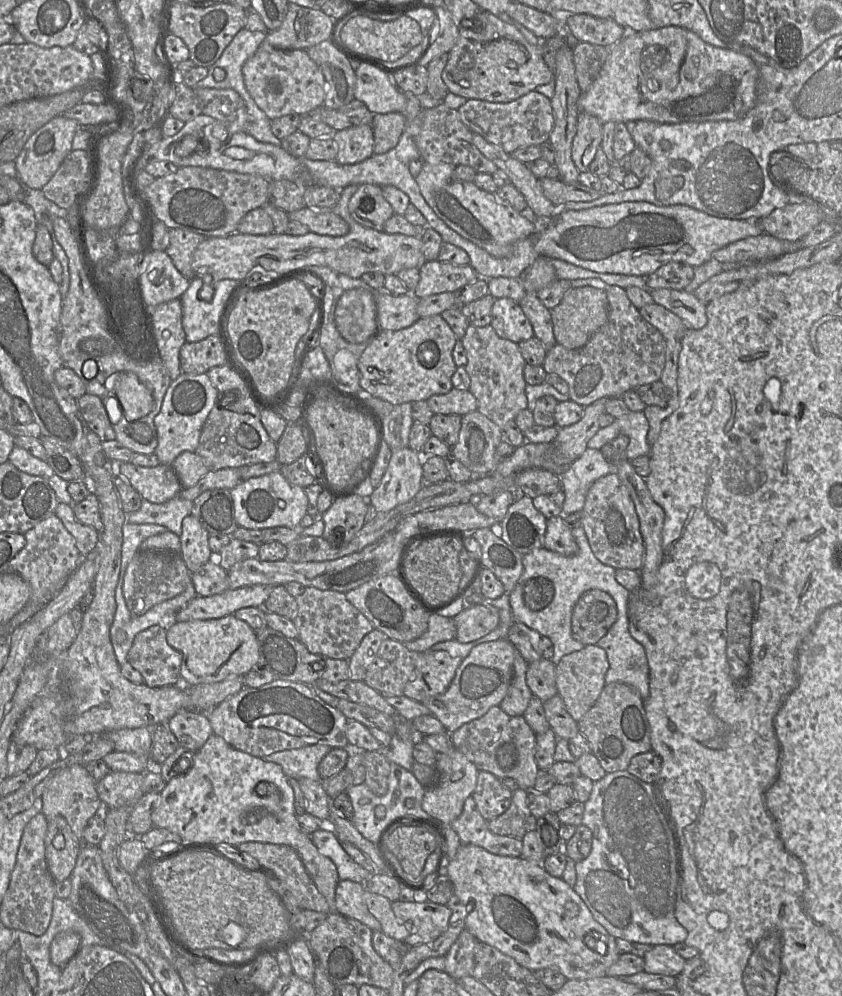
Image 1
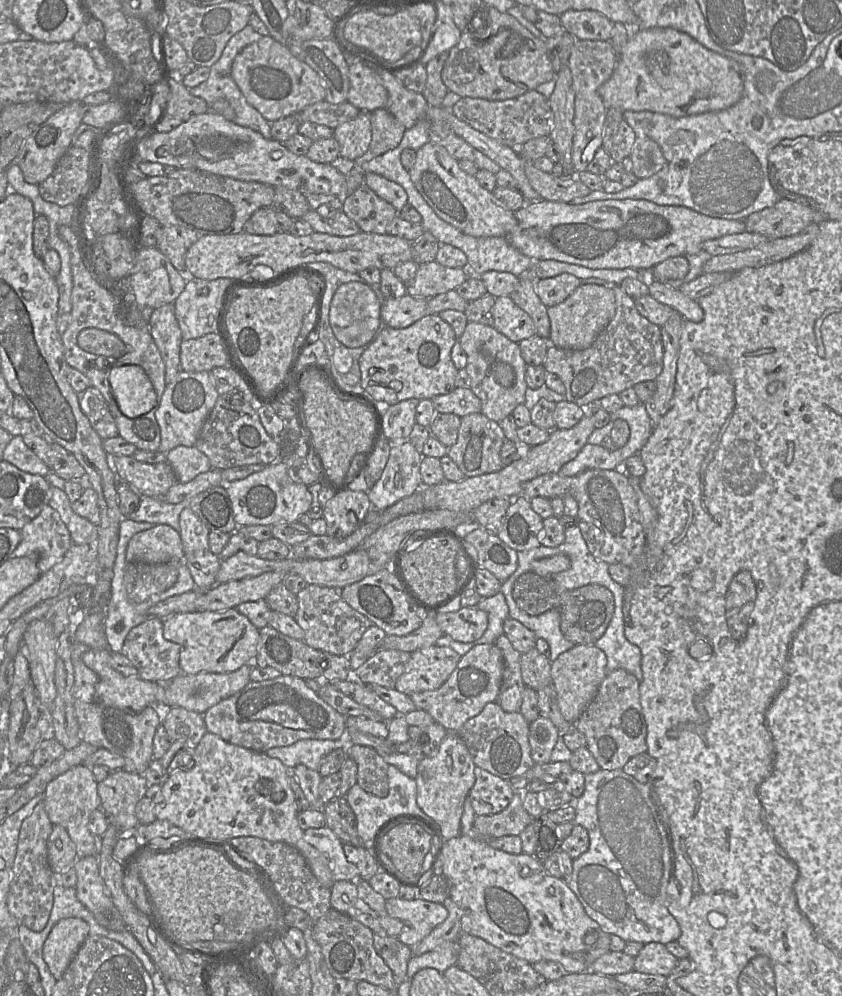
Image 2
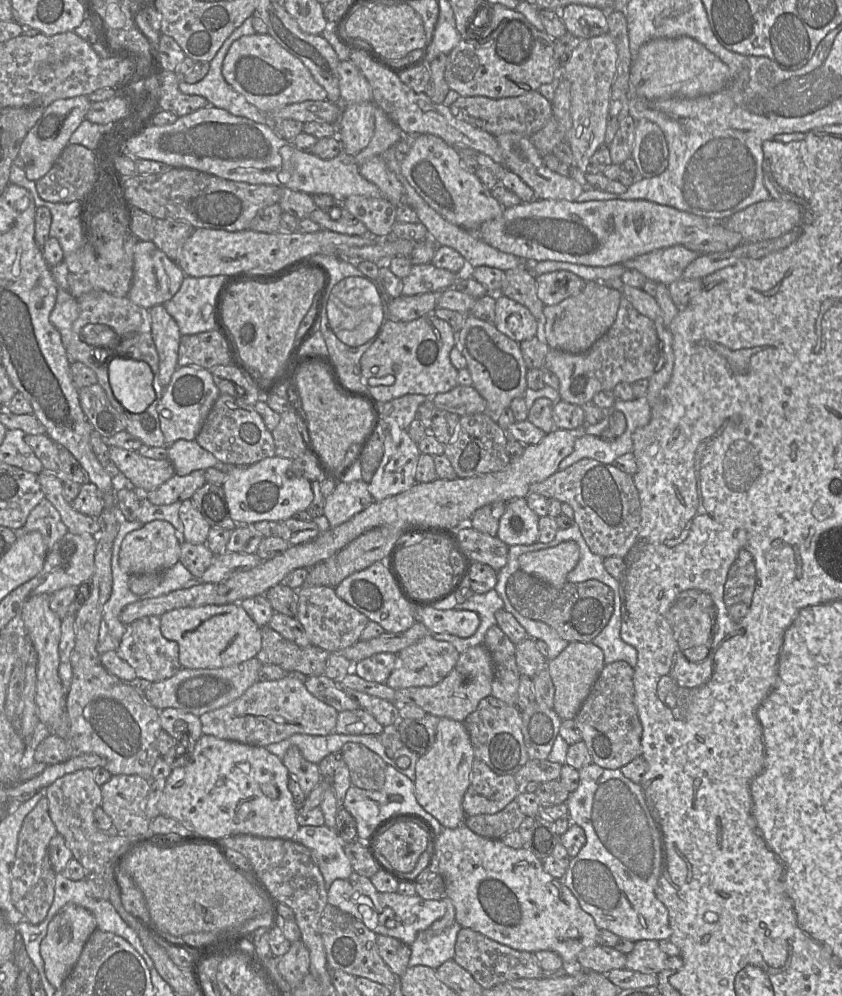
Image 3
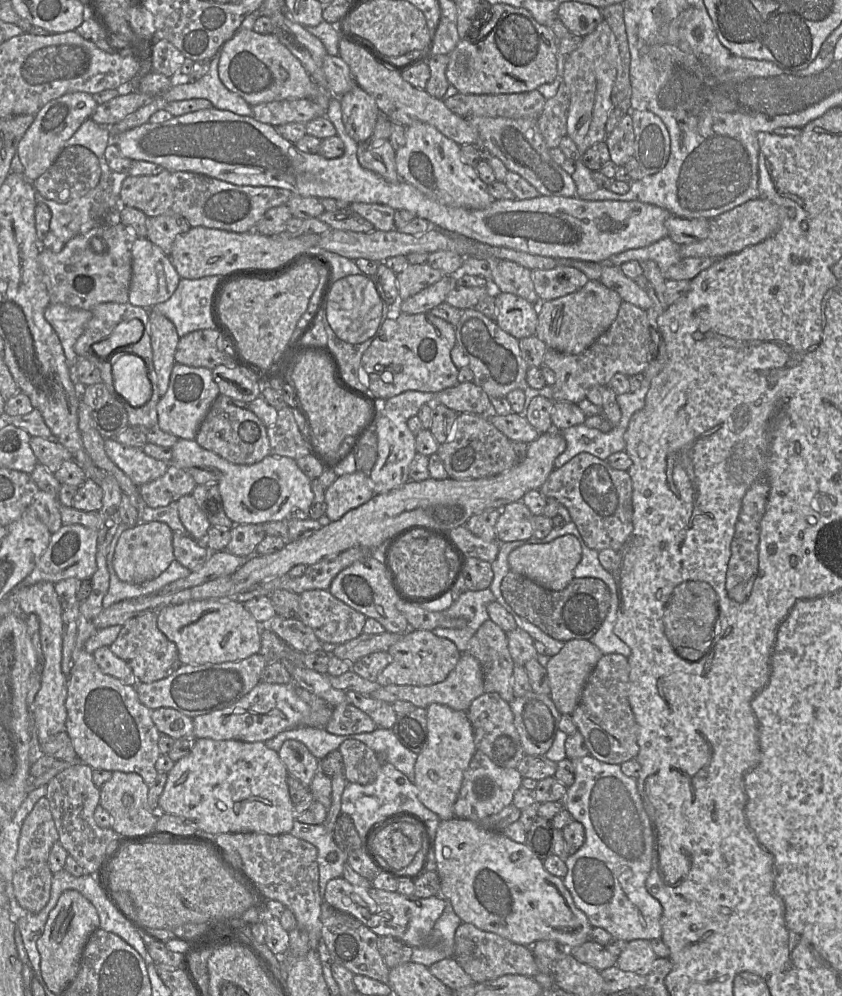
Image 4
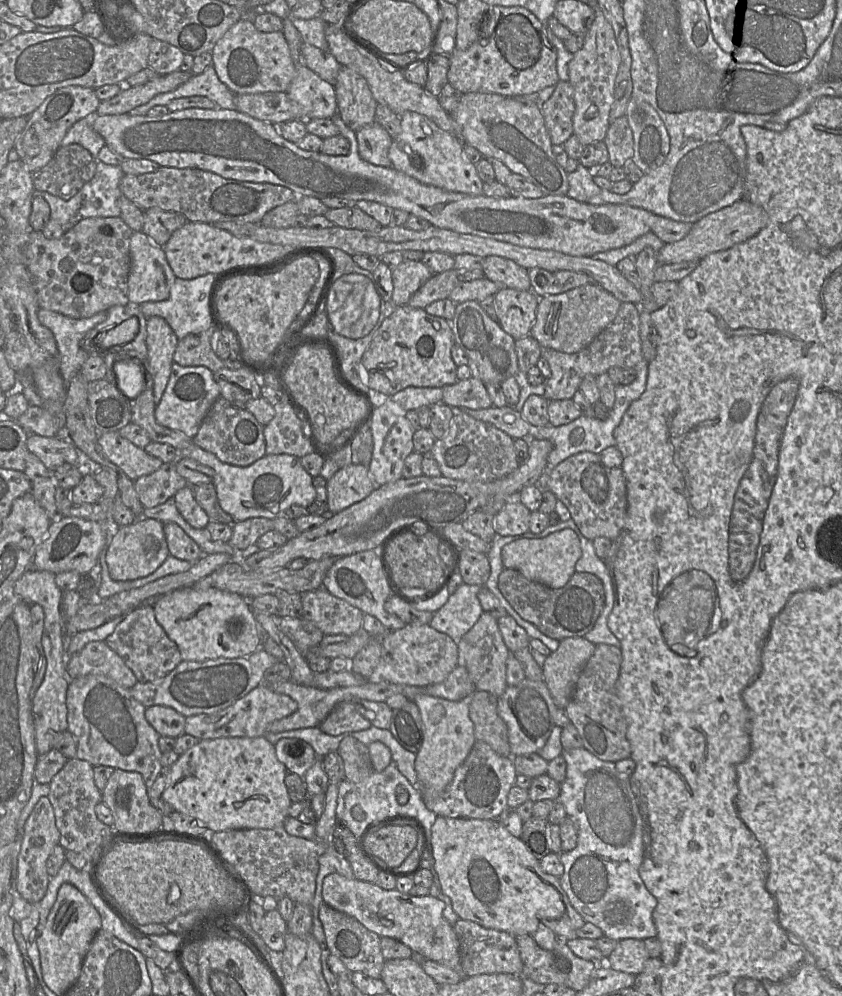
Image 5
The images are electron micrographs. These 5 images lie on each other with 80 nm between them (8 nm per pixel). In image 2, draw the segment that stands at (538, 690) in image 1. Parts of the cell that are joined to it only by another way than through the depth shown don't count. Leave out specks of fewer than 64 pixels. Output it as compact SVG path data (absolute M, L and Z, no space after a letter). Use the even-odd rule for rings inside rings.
M537 648L521 654L520 666L524 684L538 691L552 682L551 661Z

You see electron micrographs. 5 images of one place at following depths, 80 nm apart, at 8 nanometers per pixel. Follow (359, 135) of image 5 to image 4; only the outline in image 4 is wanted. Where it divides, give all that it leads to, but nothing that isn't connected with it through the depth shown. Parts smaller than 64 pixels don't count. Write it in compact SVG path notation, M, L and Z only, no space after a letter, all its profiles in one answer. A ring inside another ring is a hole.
M370 137L367 141L358 143L357 157L360 165L363 168L380 175L386 181L391 183L405 182L397 173L395 164L395 151L389 140L376 139L371 141Z

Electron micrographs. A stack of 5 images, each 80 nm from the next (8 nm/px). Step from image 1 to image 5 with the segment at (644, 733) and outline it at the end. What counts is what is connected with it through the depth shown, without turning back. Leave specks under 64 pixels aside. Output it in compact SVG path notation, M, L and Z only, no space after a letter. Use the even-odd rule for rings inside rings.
M596 644L595 651L581 671L572 697L565 708L578 730L583 747L597 758L616 763L631 756L627 739L628 724L616 690L622 662L622 652L617 646Z

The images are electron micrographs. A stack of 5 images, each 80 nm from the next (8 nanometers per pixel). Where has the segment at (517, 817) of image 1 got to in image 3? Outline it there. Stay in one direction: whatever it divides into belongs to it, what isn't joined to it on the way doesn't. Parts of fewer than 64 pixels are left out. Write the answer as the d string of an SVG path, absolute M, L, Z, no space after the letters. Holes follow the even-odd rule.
M516 800L495 814L466 816L464 823L479 836L500 839L505 834L518 830L525 819Z

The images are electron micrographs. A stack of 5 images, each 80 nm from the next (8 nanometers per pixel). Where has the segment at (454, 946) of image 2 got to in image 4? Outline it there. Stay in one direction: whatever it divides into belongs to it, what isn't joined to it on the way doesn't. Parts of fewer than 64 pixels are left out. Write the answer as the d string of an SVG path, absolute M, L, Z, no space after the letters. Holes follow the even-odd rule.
M443 899L446 906L433 927L430 941L412 949L411 961L413 963L430 967L443 959L454 958L455 932L462 921L454 912L449 900Z

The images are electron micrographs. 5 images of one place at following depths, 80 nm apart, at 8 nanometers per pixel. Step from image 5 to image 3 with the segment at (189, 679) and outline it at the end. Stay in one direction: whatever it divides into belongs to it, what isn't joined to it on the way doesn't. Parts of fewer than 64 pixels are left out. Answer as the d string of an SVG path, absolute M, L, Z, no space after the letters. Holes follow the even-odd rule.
M257 657L237 665L223 668L181 668L172 677L158 682L139 683L146 700L158 710L175 708L200 717L210 711L226 706L242 696L258 681L262 663Z

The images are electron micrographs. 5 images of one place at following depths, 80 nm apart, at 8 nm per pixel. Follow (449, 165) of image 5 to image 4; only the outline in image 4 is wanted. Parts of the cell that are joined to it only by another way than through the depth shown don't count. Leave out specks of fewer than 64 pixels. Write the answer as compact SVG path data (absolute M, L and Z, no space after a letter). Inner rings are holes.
M415 122L405 128L405 138L405 145L395 151L396 170L405 182L434 201L450 207L480 210L495 201L476 169L463 161L461 146L435 127Z

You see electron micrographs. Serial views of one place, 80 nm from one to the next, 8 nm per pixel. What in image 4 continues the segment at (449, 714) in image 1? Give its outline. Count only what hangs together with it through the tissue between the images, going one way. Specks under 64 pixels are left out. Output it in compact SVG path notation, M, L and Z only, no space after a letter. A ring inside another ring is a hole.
M461 654L455 668L442 682L429 686L387 685L381 686L371 694L374 699L390 704L395 701L408 701L416 707L427 708L432 703L446 705L454 710L467 711L474 699L485 693L484 677L478 660L470 654Z

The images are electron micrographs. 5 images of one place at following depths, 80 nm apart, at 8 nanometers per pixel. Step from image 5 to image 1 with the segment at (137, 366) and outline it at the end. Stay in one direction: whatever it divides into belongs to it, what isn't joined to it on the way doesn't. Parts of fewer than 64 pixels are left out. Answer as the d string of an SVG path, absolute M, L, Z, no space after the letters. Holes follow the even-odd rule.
M131 371L112 374L115 380L114 394L127 421L134 421L149 414L153 408L151 392Z

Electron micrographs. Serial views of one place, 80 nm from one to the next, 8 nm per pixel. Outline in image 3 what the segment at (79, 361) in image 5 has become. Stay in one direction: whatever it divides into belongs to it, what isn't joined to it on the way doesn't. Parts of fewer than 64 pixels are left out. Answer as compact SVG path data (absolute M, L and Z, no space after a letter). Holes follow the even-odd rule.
M58 289L56 303L50 313L49 319L60 333L65 349L70 342L72 326L78 315L77 298L63 289Z

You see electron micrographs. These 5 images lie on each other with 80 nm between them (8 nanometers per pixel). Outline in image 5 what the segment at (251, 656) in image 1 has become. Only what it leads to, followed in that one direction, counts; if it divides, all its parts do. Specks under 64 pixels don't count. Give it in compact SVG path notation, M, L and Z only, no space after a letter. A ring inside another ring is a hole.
M184 587L147 603L152 603L157 622L176 643L184 661L239 658L260 648L258 623L253 610L249 601L236 593Z

